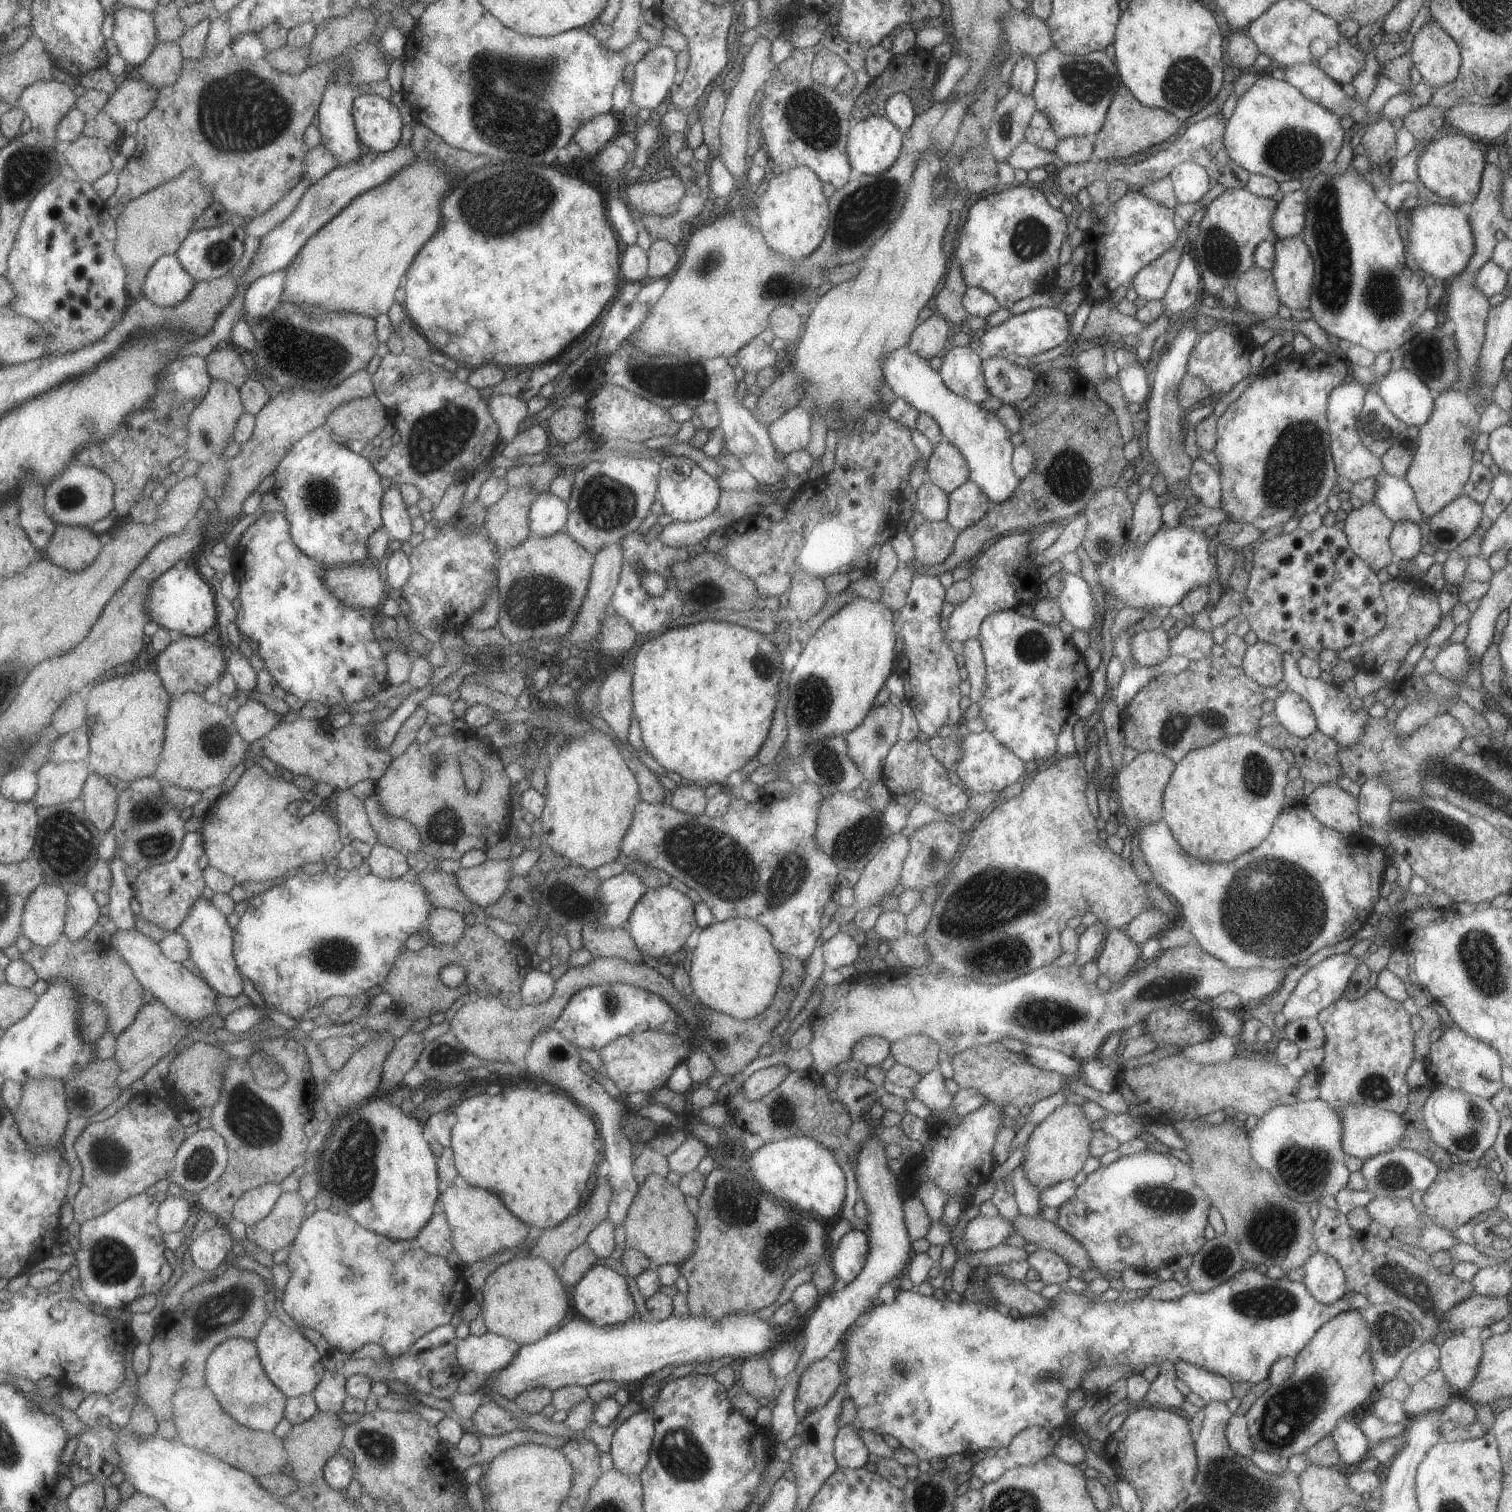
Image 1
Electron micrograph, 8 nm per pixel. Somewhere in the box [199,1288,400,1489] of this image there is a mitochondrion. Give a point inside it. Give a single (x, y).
(384, 1450)

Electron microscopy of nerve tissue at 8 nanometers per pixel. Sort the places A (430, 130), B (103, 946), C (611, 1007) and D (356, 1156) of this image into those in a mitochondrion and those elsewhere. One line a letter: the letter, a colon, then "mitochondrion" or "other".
A: other
B: other
C: mitochondrion
D: mitochondrion

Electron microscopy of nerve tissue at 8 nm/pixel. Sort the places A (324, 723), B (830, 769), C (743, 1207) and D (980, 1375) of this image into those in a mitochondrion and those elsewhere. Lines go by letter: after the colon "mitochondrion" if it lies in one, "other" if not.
A: other
B: mitochondrion
C: mitochondrion
D: other

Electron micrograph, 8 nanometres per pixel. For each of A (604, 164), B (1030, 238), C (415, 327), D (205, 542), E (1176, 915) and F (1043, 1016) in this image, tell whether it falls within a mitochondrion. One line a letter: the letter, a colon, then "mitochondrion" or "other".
A: other
B: mitochondrion
C: other
D: other
E: other
F: mitochondrion

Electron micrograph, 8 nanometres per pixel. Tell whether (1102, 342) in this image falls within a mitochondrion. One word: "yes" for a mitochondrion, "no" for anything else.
no

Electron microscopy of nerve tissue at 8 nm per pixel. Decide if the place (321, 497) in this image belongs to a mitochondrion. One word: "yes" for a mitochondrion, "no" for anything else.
yes

